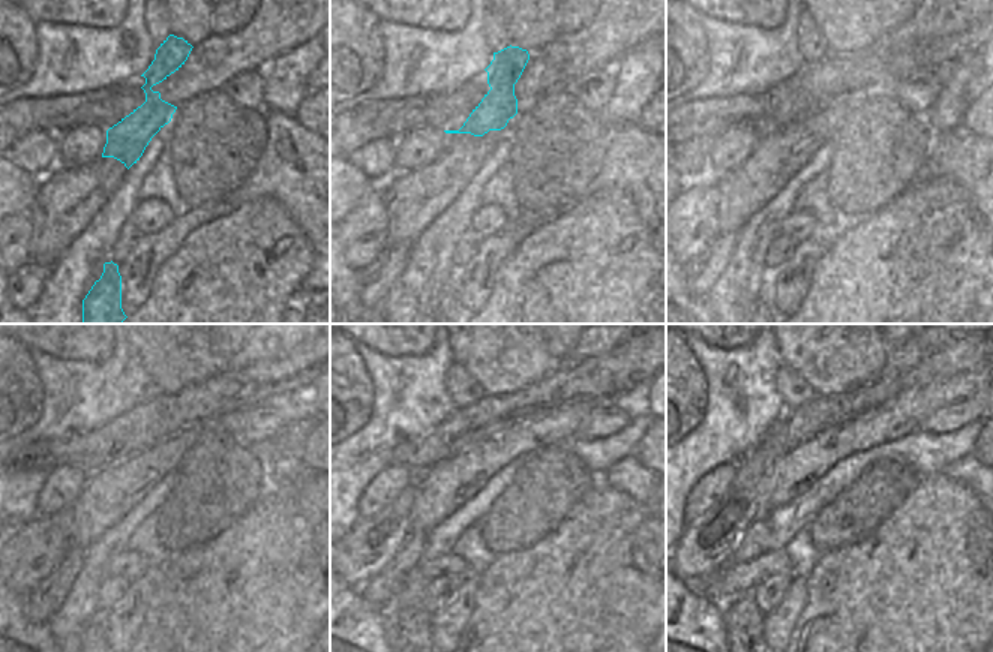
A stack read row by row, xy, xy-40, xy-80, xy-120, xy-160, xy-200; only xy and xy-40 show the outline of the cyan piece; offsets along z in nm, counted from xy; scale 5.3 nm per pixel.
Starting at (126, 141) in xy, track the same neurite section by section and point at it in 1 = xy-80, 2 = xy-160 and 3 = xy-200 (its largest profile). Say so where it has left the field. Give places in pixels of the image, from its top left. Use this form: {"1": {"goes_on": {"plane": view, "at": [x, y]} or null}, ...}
{"1": {"goes_on": {"plane": "xy-80", "at": [839, 84]}}, "2": {"goes_on": {"plane": "xy-160", "at": [500, 417]}}, "3": {"goes_on": {"plane": "xy-200", "at": [839, 415]}}}

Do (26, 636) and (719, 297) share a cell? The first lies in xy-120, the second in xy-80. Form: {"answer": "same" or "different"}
{"answer": "different"}

